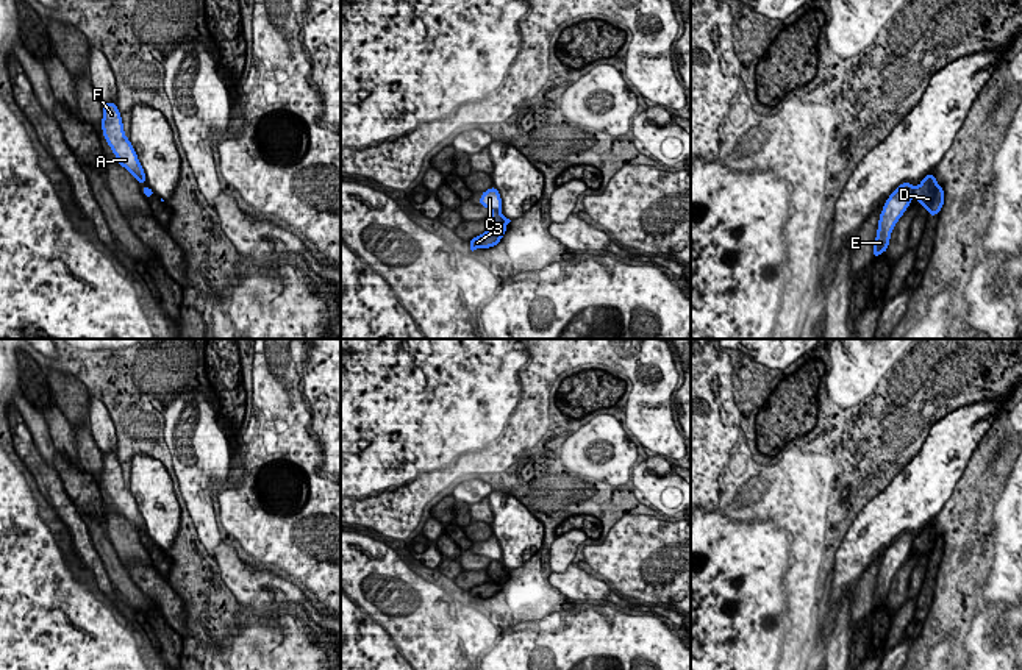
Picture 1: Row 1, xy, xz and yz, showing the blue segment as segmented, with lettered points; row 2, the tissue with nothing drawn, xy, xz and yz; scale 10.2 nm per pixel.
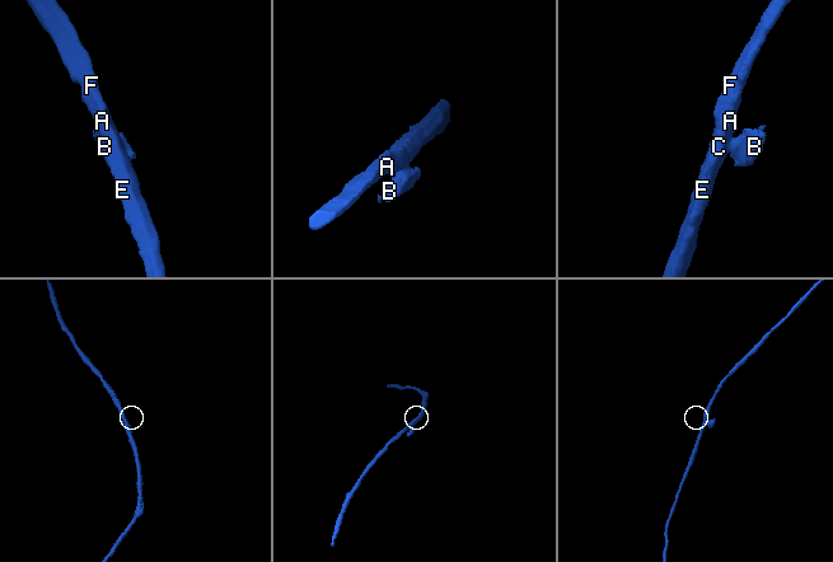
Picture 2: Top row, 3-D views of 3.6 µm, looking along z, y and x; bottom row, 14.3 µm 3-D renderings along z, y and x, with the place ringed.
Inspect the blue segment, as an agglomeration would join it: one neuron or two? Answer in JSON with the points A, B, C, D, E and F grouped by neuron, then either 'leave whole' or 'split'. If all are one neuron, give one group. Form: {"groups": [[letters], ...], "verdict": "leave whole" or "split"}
{"groups": [["A", "C", "E", "F"], ["B", "D"]], "verdict": "split"}

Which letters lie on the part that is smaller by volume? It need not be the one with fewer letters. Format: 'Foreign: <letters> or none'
Foreign: B, D

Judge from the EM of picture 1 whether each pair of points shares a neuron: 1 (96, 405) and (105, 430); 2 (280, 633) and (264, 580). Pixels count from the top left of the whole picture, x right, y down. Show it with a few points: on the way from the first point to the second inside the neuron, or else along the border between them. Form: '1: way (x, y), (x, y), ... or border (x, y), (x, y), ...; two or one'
1: way (97, 411), (100, 424); one
2: border (272, 617), (261, 622); two

